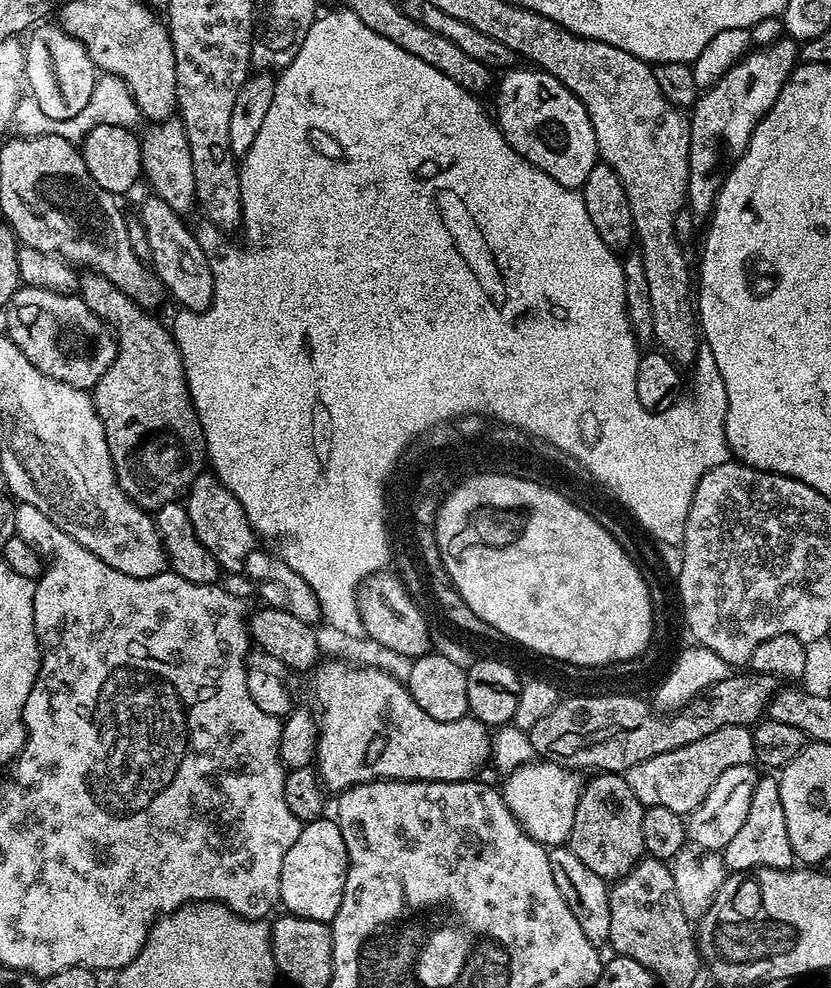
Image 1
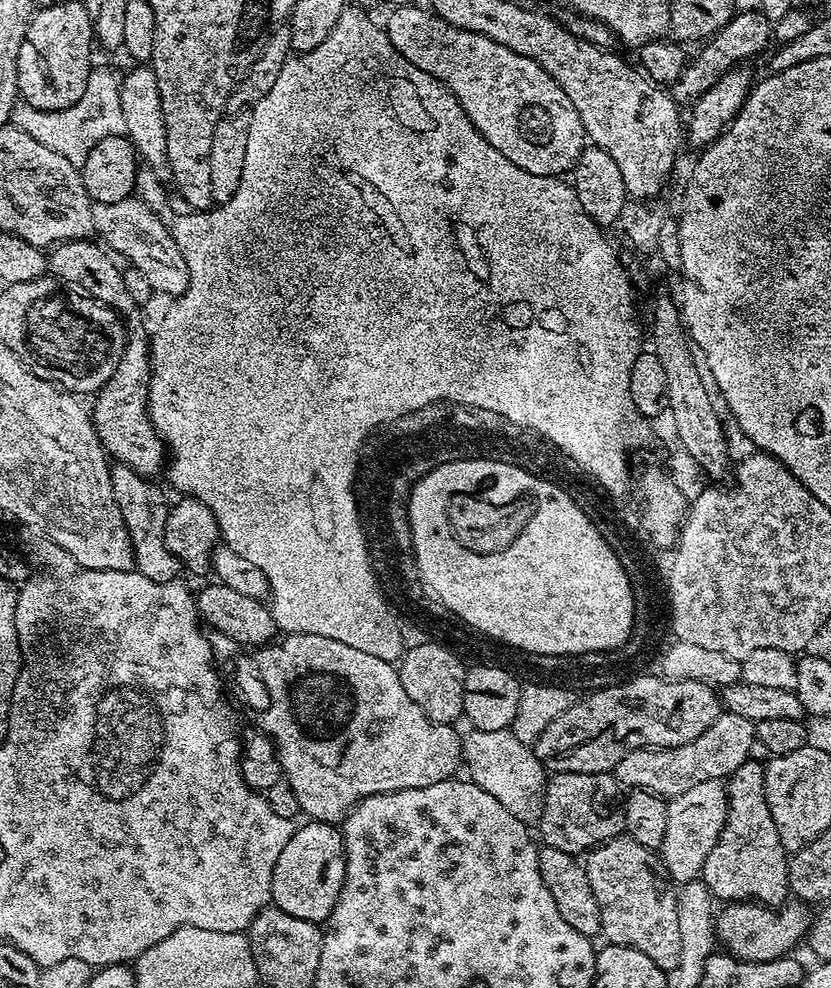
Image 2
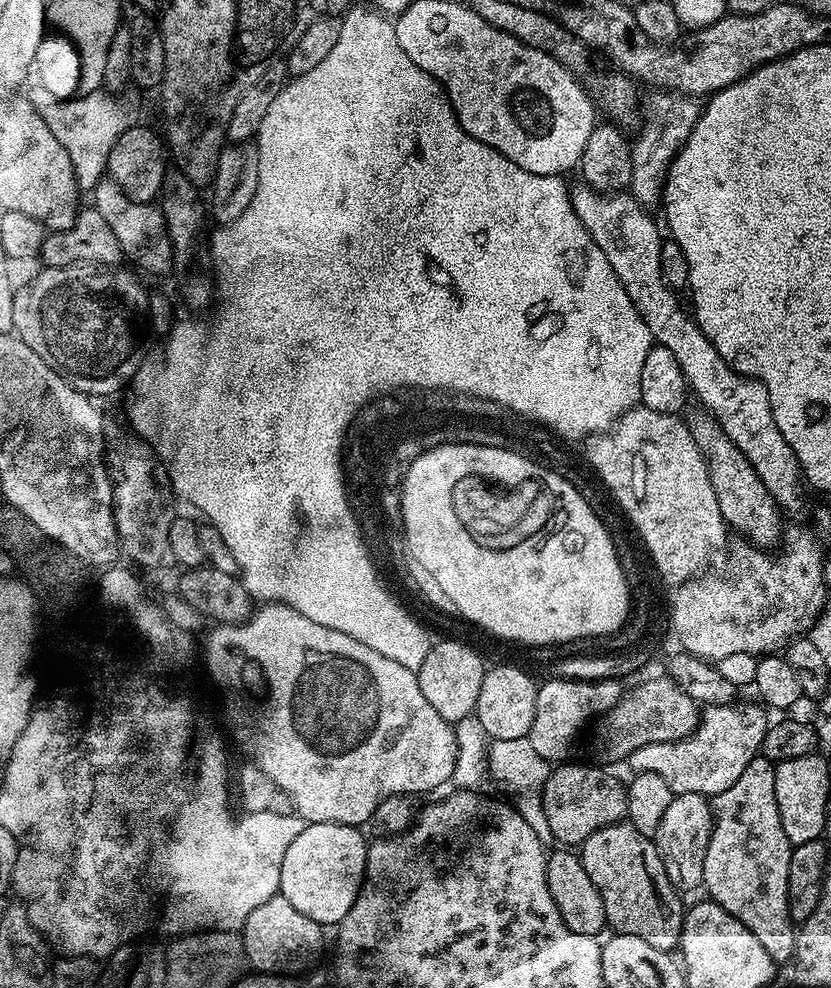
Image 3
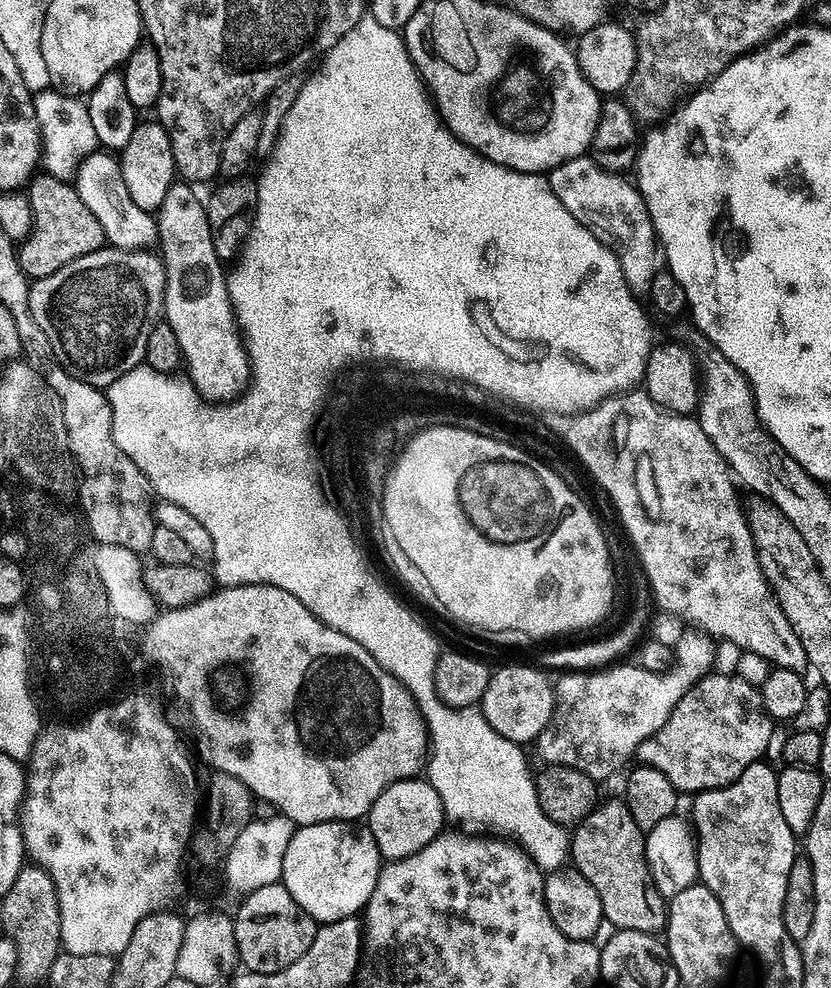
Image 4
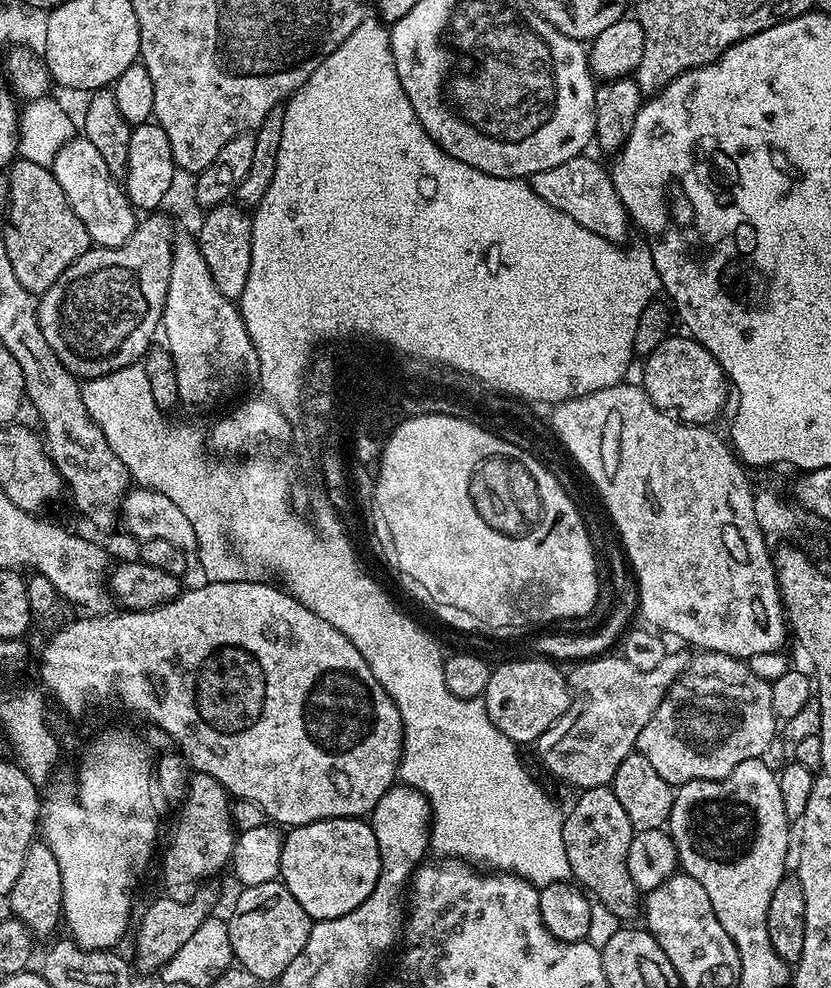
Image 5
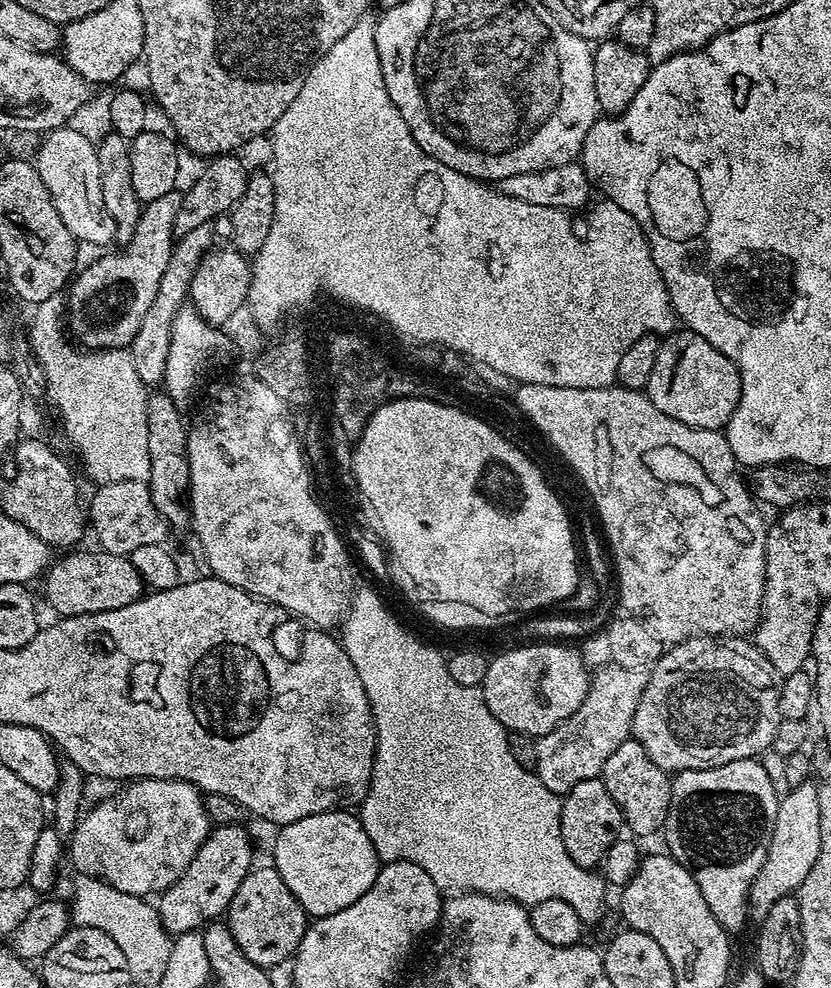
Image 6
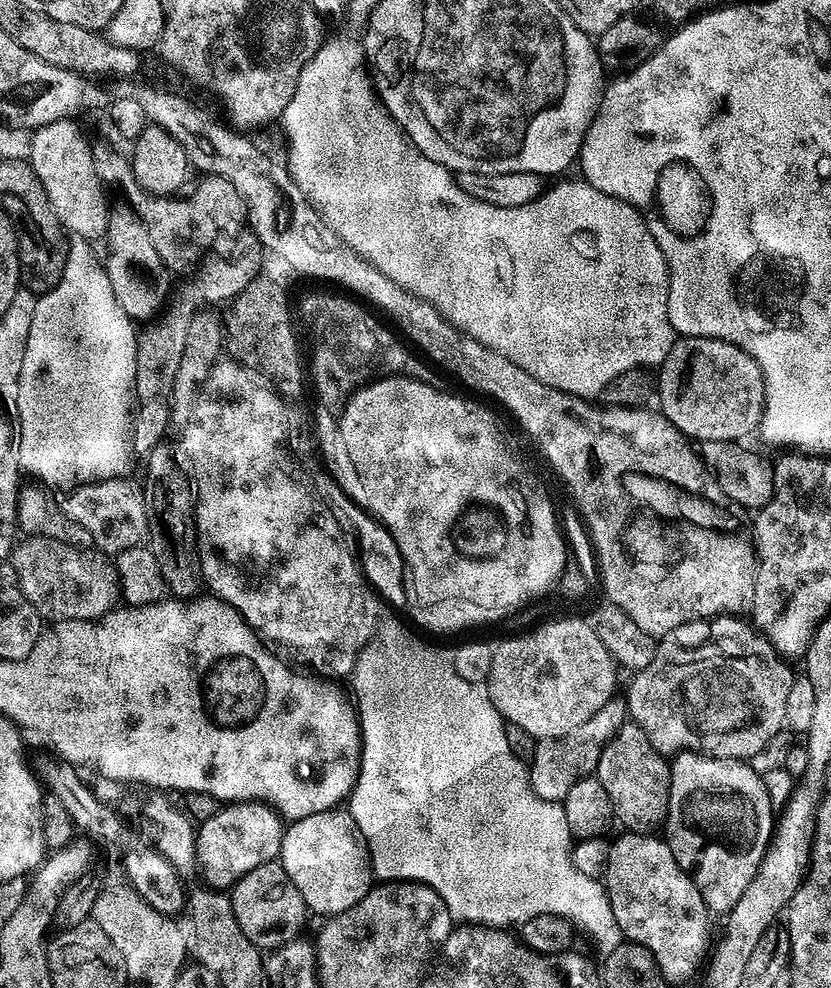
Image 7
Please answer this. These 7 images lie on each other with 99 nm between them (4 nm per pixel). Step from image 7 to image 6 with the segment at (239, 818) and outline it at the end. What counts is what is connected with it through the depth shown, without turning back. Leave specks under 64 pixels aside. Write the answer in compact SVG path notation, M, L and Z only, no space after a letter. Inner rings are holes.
M239 824L213 827L182 878L159 893L160 920L169 934L195 932L227 913L234 894L238 894L238 886L242 886L242 878L254 867L252 840L246 829Z

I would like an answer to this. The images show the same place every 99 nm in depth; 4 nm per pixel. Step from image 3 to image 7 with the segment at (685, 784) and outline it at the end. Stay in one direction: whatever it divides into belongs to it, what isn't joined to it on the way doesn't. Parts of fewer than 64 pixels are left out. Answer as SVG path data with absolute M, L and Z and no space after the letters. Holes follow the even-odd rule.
M672 642L657 643L656 653L645 669L631 678L632 685L626 695L626 712L631 723L639 726L650 738L650 746L665 758L675 757L678 752L698 752L702 756L716 756L719 760L747 761L762 750L774 734L785 727L784 715L789 715L786 694L794 679L794 672L787 668L783 659L764 664L752 660L724 660L714 650L699 652L695 646L683 648Z

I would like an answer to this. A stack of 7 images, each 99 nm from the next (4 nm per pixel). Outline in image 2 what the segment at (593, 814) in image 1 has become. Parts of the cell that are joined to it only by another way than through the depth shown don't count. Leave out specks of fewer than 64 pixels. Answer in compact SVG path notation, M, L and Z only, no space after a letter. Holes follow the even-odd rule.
M609 772L553 773L547 781L539 815L543 845L578 856L608 840L623 837L625 803L625 789Z

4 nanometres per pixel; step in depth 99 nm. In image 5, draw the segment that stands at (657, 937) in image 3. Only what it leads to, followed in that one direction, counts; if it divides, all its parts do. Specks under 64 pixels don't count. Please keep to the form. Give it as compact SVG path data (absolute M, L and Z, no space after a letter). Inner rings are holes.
M611 787L586 788L579 794L581 796L577 798L576 805L570 810L567 809L562 830L562 842L566 846L566 858L570 862L572 880L591 893L597 901L600 899L620 919L620 922L631 921L628 920L631 916L641 915L642 892L636 887L628 869L628 851L634 835L630 818L626 818L626 810L622 810L622 802L618 802Z

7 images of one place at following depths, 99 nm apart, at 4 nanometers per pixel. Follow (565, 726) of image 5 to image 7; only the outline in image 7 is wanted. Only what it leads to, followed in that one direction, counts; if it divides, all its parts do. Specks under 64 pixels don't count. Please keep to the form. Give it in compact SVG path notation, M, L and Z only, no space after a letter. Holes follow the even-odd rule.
M611 698L586 723L576 727L569 735L539 741L528 766L529 780L534 792L544 801L562 802L566 794L570 792L571 786L595 771L598 758L605 745L625 722L625 701Z

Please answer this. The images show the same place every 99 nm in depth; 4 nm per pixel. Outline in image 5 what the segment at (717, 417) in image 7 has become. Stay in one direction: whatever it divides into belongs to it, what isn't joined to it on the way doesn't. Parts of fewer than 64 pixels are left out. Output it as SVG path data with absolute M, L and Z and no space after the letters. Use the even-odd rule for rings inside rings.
M669 334L661 344L643 357L644 380L642 387L656 408L683 420L685 424L711 425L712 419L730 400L730 381L722 366L699 342L687 334Z

